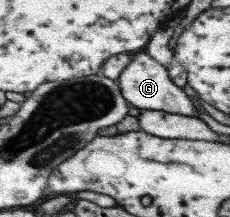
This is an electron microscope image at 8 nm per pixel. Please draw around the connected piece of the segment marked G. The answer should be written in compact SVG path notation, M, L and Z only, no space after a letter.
M135 52L131 54L130 63L123 69L117 79L120 92L129 101L129 104L140 109L161 110L173 114L199 117L197 107L183 88L173 84L168 74L168 69L153 59L147 52Z

